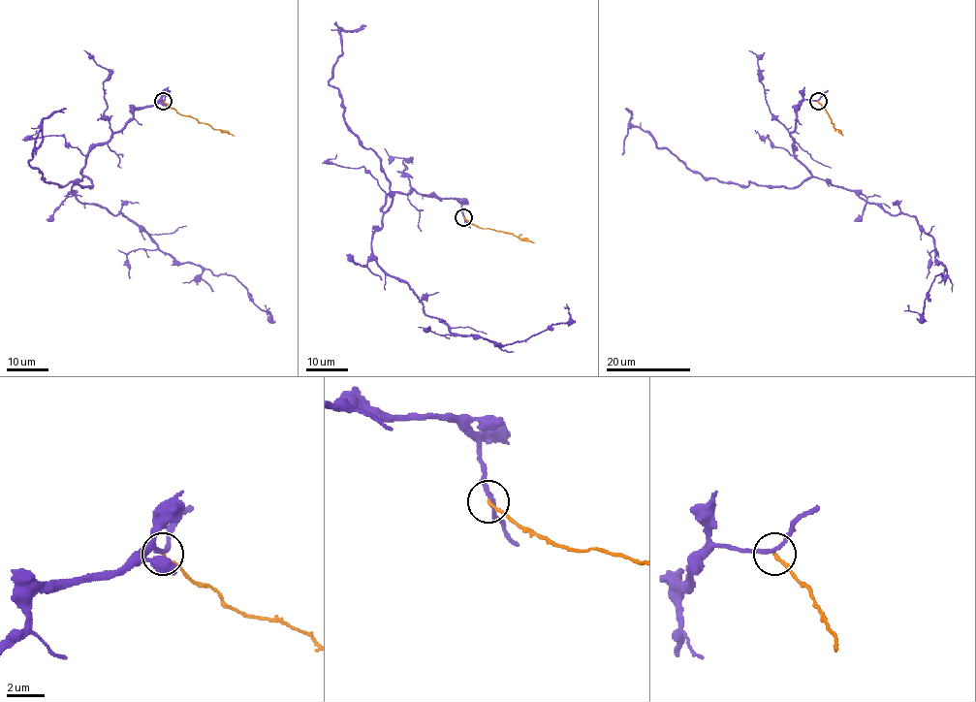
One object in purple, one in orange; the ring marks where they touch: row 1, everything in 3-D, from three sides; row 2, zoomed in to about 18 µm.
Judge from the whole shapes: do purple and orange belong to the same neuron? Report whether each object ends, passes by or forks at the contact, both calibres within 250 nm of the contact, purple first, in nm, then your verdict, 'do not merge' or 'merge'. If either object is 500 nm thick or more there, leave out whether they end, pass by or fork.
purple passes by; orange ends; calibres 220 and 180 nm; do not merge

